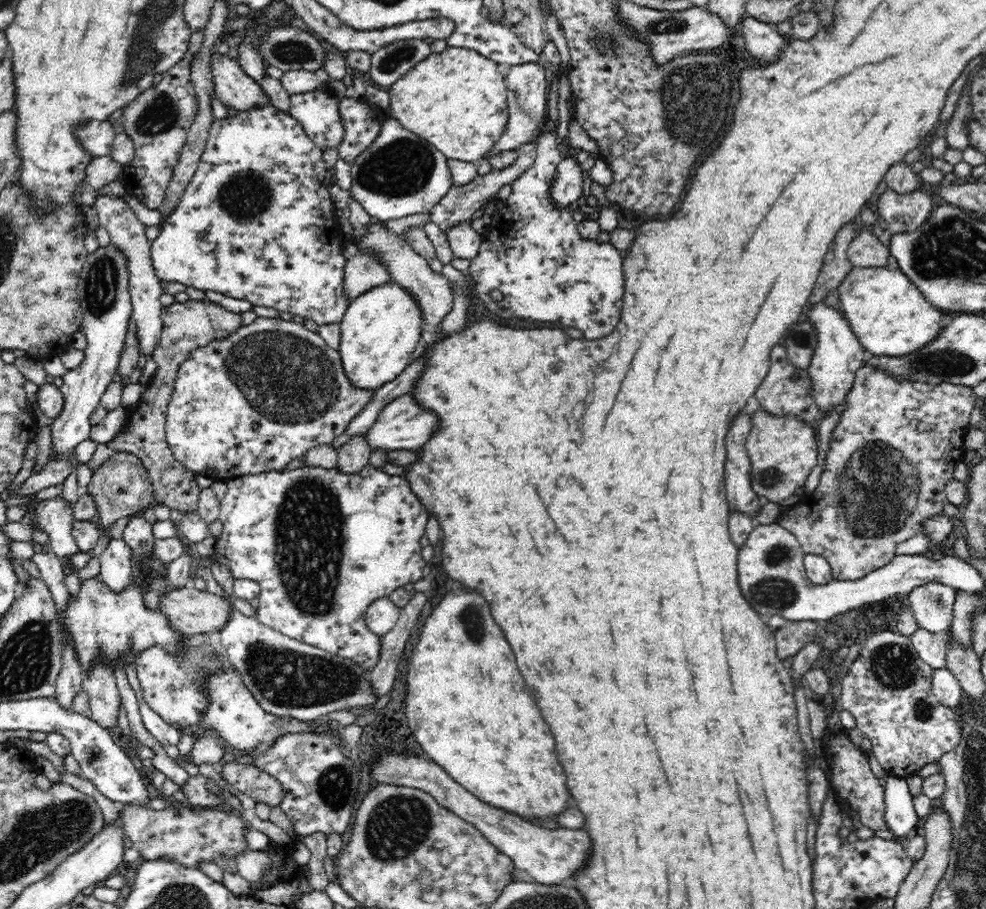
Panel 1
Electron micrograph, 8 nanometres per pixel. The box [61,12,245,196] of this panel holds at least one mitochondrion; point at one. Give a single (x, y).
(161, 116)

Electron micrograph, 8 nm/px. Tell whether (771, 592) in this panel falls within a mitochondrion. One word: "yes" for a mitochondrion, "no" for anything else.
yes

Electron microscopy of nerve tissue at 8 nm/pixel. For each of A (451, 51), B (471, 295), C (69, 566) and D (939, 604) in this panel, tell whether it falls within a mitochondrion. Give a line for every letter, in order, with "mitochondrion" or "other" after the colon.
A: other
B: other
C: other
D: mitochondrion

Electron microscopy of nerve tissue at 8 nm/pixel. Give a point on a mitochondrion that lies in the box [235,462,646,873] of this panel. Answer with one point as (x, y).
(309, 546)

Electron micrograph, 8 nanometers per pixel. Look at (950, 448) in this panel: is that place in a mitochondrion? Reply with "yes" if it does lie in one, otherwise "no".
no

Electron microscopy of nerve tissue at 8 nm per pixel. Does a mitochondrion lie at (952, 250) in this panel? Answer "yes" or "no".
yes

